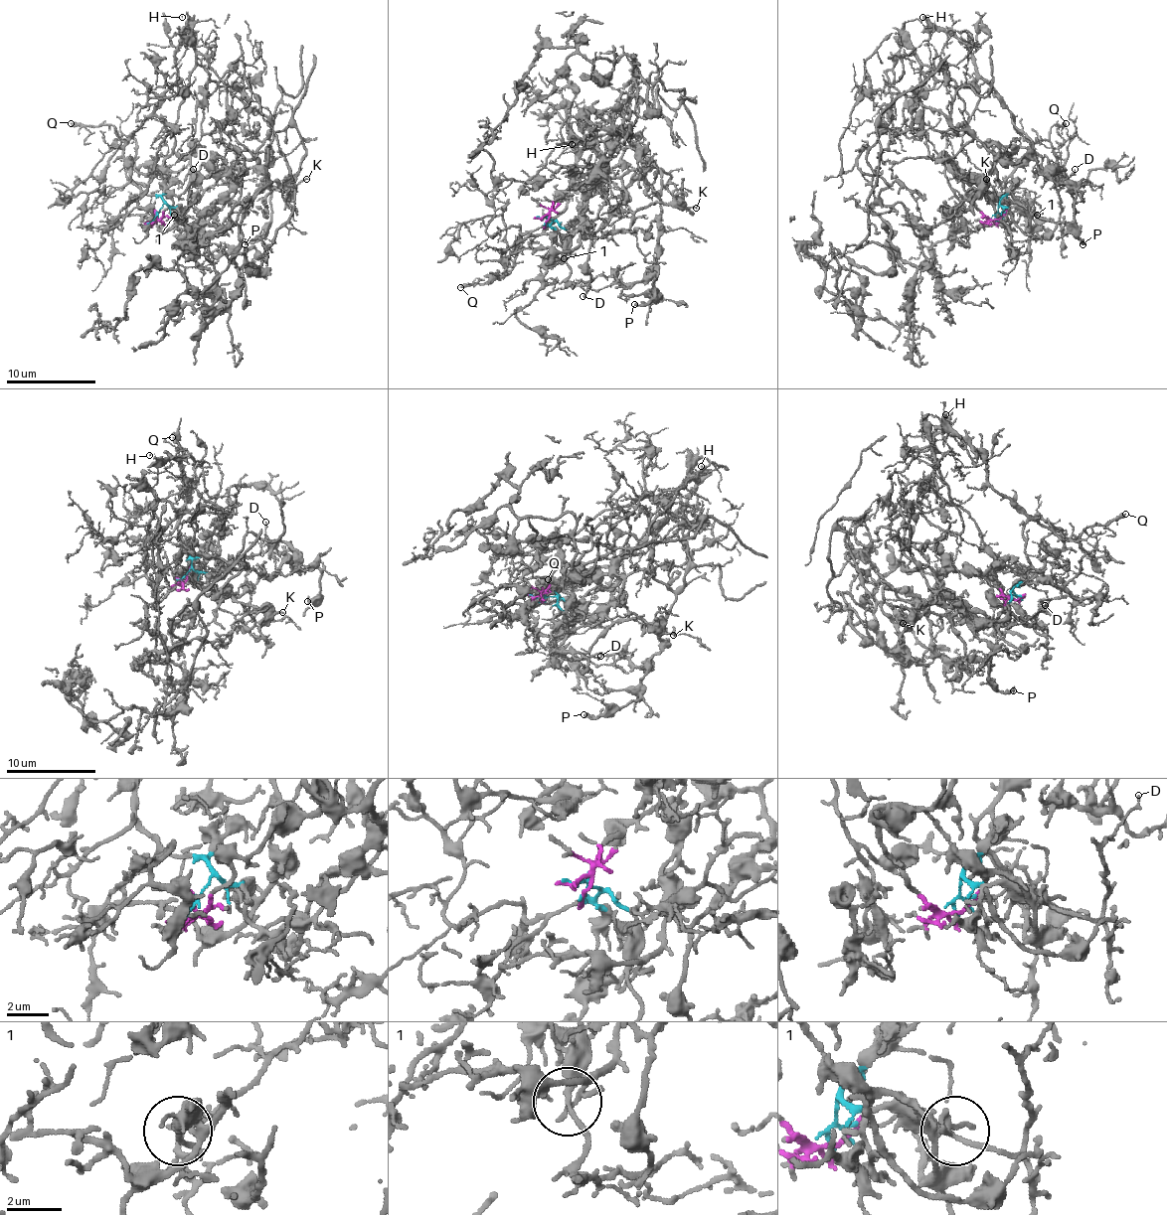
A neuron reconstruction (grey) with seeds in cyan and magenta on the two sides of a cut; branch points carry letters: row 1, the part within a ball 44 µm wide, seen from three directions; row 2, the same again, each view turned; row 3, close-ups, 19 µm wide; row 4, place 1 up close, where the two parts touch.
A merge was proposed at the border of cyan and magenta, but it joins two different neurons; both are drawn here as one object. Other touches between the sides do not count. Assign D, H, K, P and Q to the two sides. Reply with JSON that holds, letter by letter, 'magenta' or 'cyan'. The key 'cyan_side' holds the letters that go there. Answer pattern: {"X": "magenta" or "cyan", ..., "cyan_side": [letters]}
{"D": "cyan", "H": "cyan", "K": "magenta", "P": "magenta", "Q": "cyan", "cyan_side": ["D", "H", "Q"]}

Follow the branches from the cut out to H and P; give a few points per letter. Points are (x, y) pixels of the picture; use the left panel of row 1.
H: (156, 212), (163, 201), (131, 179), (122, 145), (177, 79), (174, 51), (188, 19), (181, 17)
P: (156, 215), (192, 183), (250, 160), (268, 140), (264, 183), (271, 190), (271, 226), (244, 243)

